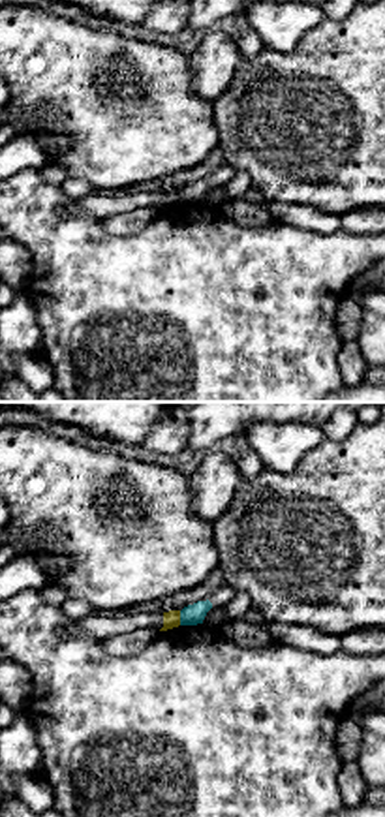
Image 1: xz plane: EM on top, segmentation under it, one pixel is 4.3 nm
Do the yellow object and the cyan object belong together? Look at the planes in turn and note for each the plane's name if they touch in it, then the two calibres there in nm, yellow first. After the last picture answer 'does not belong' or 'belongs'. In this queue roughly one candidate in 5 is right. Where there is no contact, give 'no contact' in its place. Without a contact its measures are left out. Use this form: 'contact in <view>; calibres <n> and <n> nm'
contact in xz; calibres 70 and 90 nm

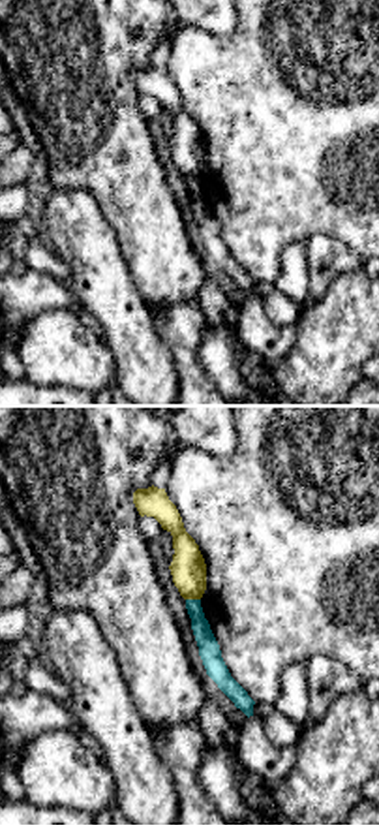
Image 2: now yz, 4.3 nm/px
contact in yz; calibres 150 and 90 nm

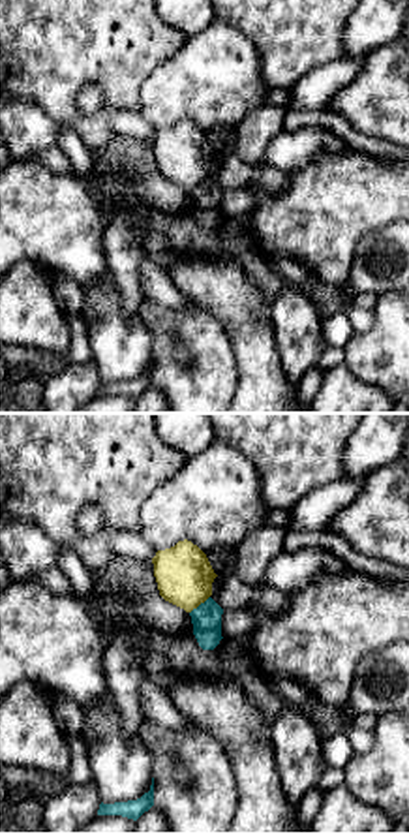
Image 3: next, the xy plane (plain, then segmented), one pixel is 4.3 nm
contact in xy; calibres 240 and 130 nm

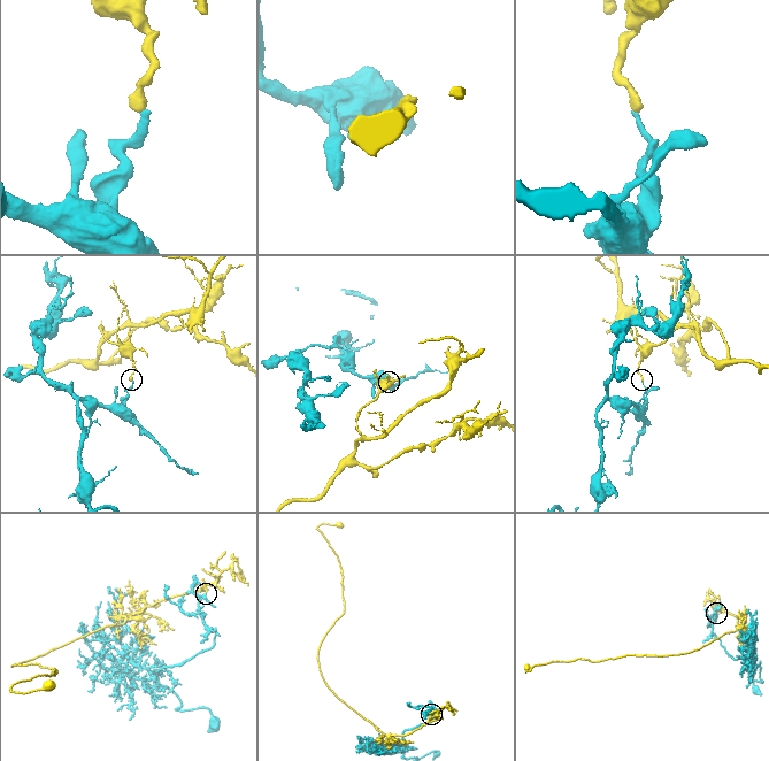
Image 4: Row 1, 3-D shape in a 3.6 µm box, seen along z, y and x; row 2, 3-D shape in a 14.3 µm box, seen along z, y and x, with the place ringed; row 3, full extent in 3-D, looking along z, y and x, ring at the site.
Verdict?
does not belong

